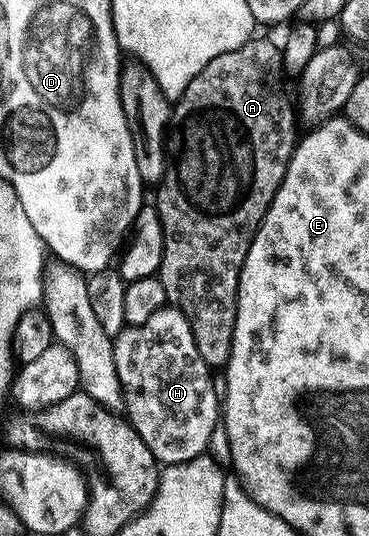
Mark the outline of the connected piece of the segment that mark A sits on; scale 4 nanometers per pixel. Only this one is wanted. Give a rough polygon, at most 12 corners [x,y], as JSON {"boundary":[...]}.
{"boundary":[[250,39],[171,109],[165,296],[229,363],[241,268],[295,148]]}

